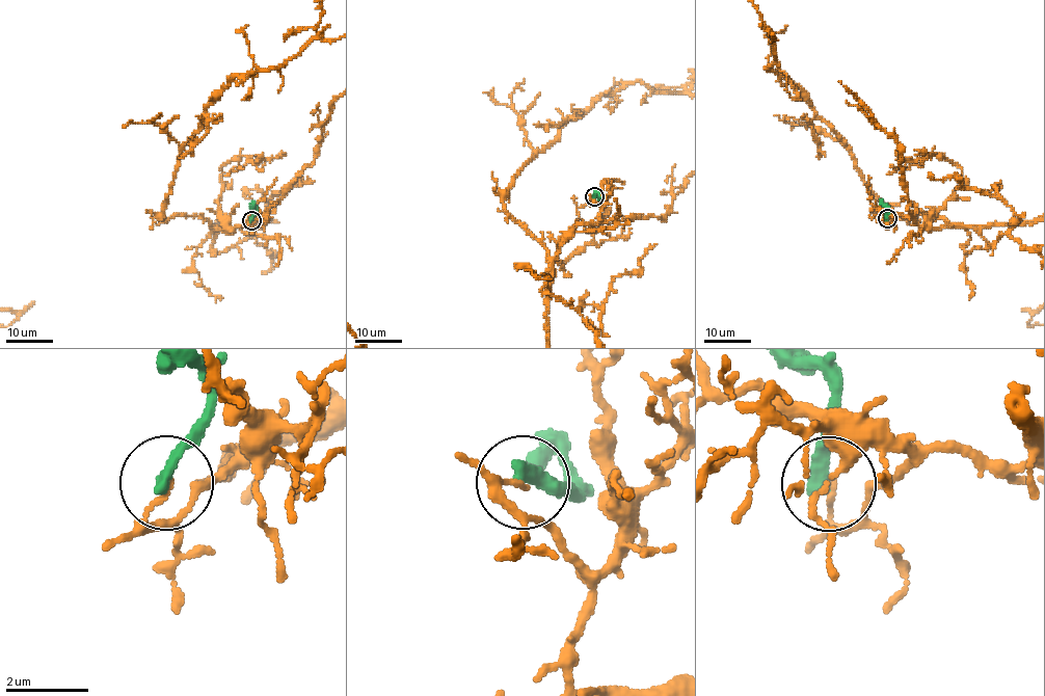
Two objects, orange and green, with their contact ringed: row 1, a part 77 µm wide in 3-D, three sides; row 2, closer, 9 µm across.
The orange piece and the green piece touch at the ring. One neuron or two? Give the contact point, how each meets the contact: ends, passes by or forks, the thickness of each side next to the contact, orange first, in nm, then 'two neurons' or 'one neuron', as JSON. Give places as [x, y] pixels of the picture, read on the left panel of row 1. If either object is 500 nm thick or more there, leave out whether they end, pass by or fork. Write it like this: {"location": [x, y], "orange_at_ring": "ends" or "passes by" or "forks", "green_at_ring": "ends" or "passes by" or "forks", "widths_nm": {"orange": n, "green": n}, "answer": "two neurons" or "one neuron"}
{"location": [251, 220], "orange_at_ring": "ends", "green_at_ring": "ends", "widths_nm": {"orange": 110, "green": 360}, "answer": "two neurons"}

